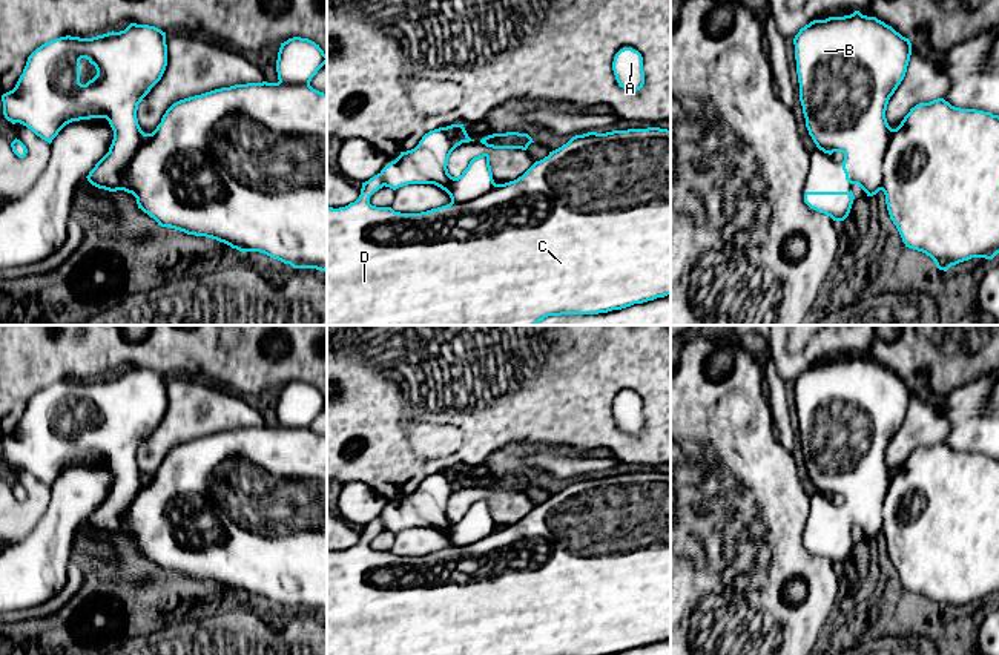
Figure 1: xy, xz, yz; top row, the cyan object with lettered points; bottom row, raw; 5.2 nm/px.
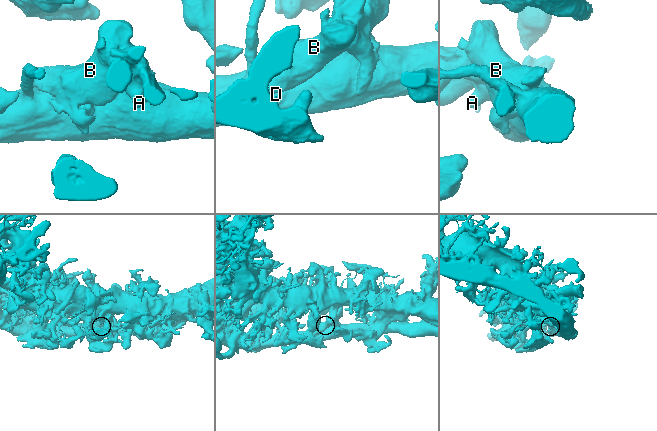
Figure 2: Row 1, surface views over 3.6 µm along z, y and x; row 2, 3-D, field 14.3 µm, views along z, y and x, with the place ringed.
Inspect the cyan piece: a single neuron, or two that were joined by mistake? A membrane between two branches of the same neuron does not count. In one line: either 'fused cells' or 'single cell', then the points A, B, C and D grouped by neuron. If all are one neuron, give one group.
fused cells; groups A B / C D

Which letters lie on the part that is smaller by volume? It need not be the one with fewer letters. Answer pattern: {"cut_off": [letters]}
{"cut_off": ["C", "D"]}

